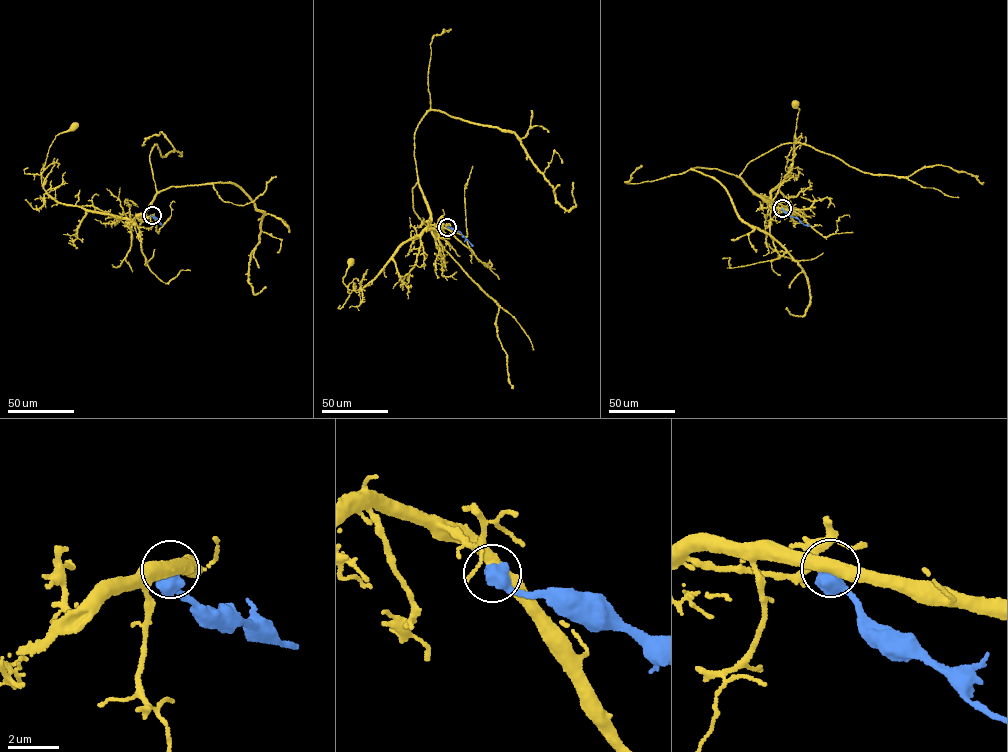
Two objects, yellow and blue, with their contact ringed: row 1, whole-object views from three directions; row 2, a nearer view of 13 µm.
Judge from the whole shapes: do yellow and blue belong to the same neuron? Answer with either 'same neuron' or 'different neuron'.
different neuron

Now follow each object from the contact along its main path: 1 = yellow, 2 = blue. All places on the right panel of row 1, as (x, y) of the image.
1: (782, 208), (773, 208), (768, 204), (770, 194), (788, 176), (792, 163), (799, 110), (795, 104)
2: (782, 208), (808, 225)

